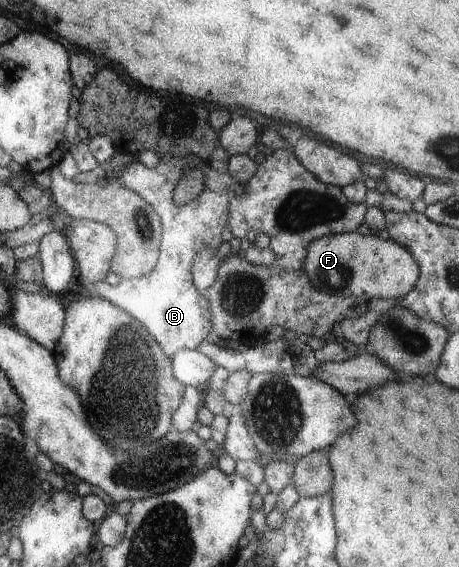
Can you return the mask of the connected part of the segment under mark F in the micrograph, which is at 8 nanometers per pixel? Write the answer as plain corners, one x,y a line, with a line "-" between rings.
354,231
315,238
308,243
301,269
309,283
320,292
340,297
358,297
365,301
372,299
393,299
404,296
418,278
418,267
406,247
397,242
382,240
377,234
361,235

